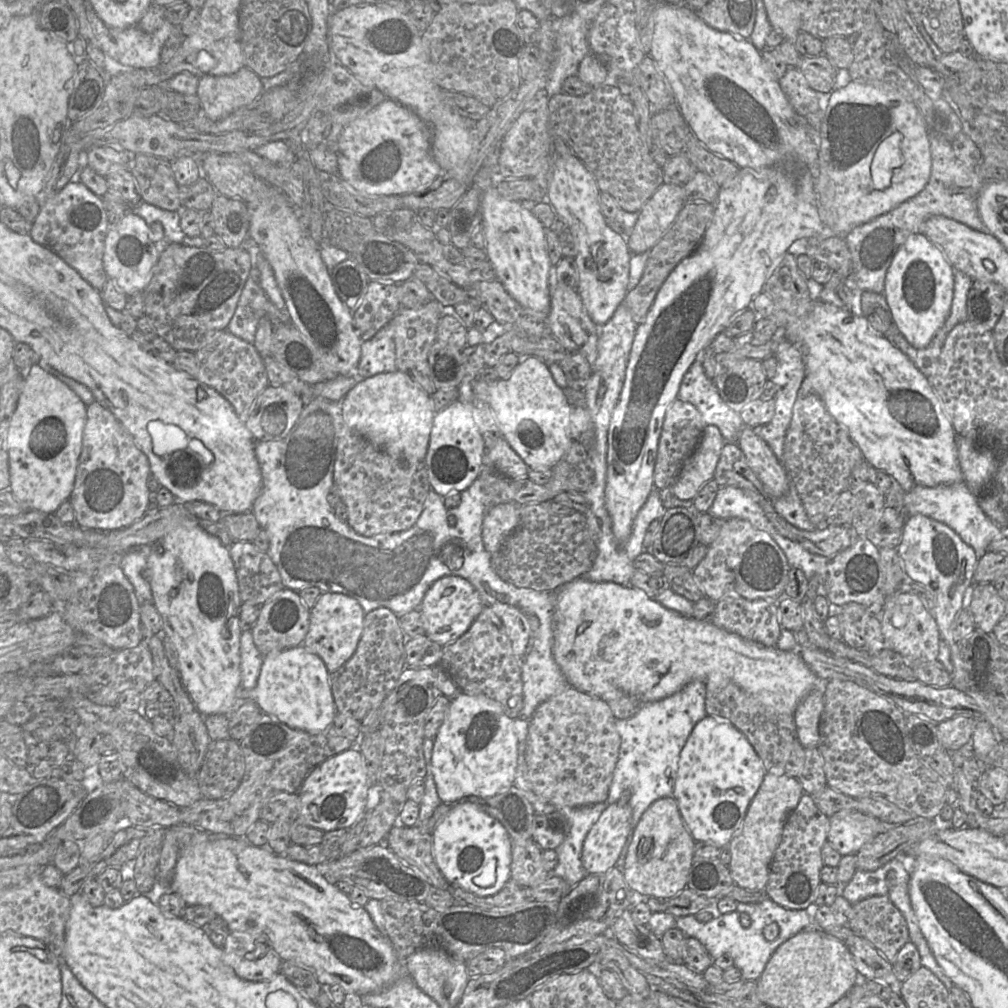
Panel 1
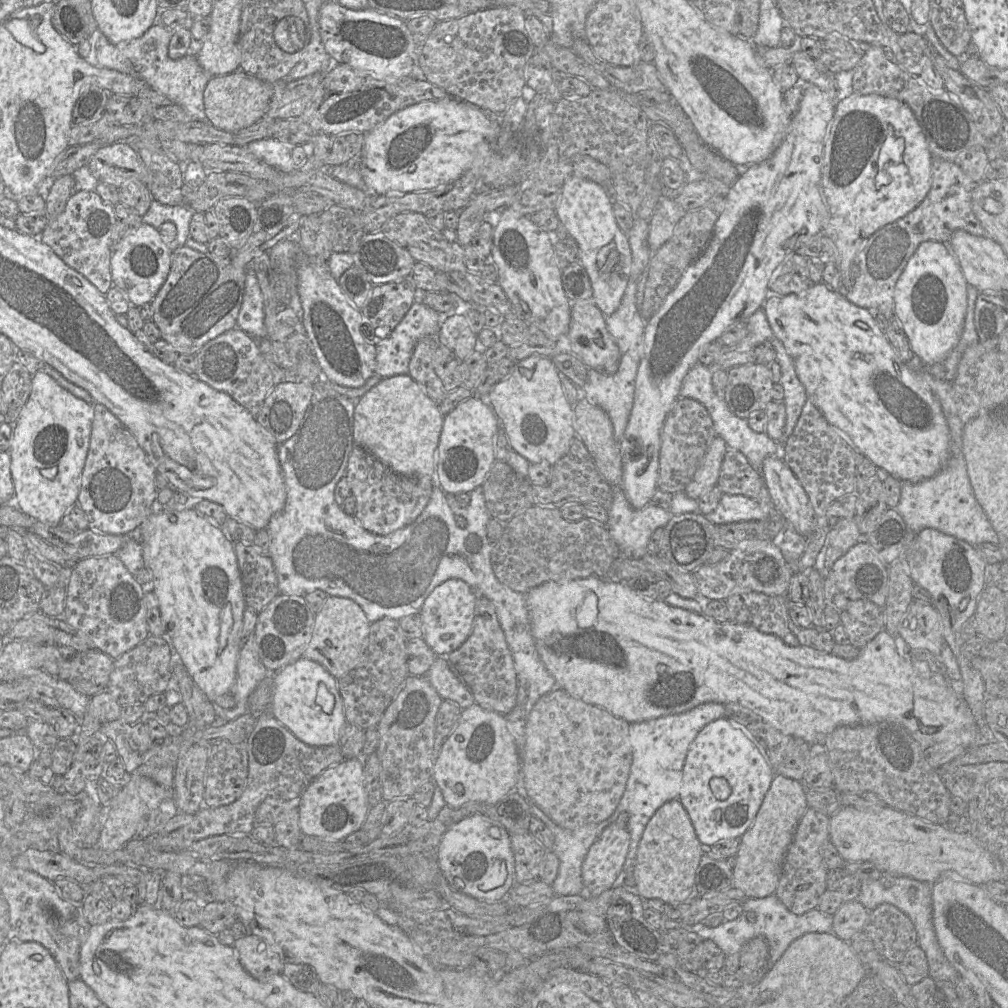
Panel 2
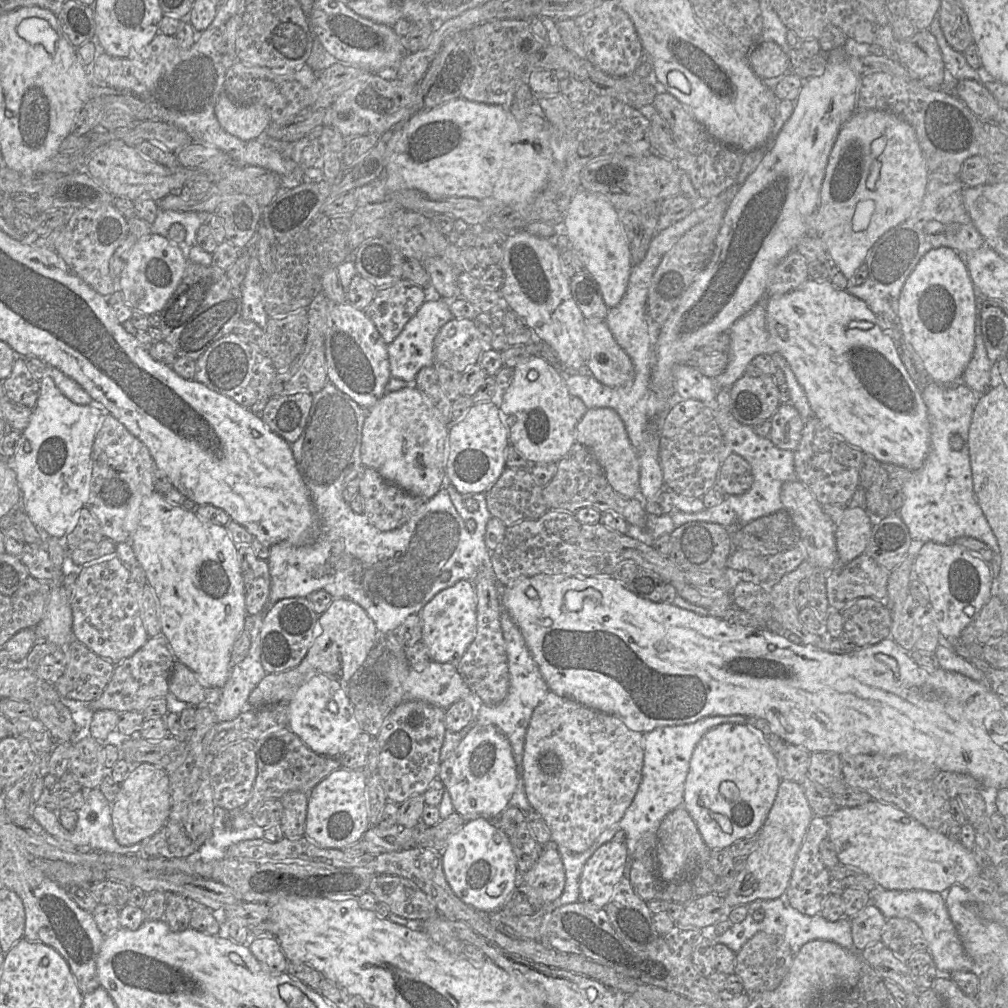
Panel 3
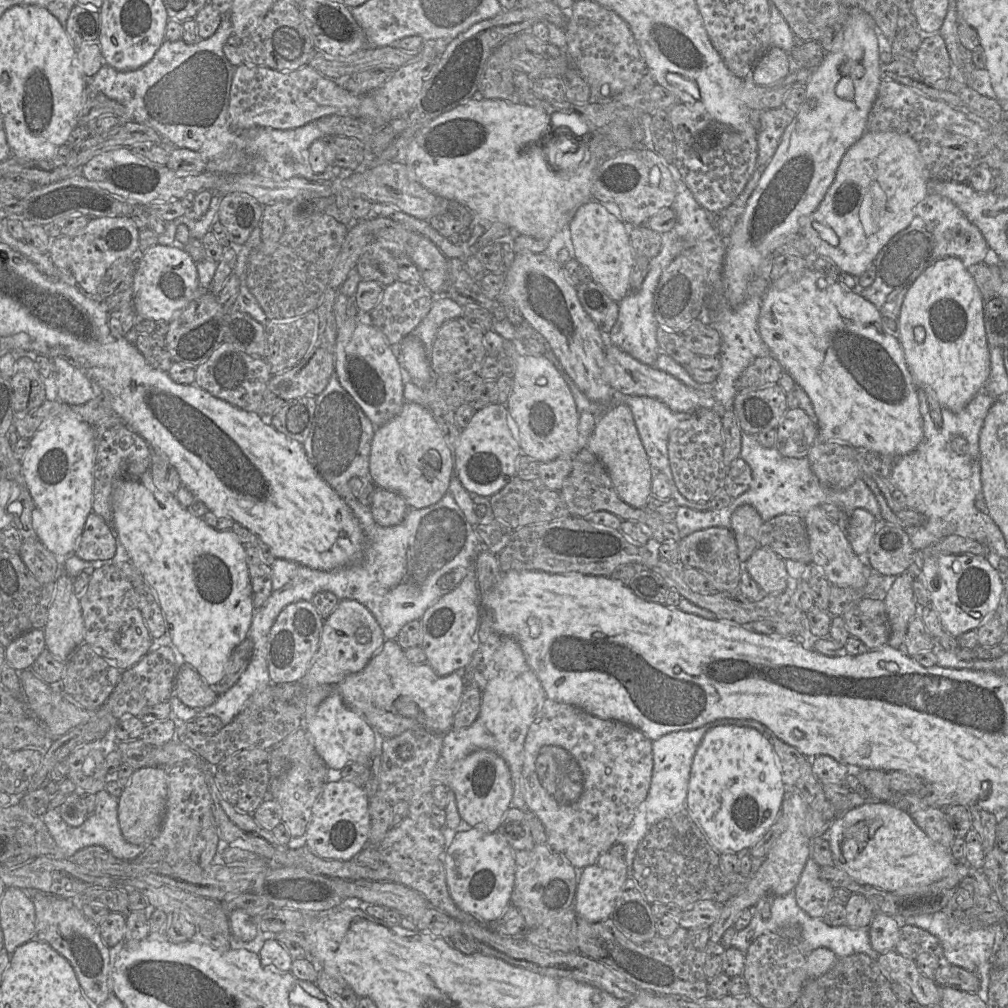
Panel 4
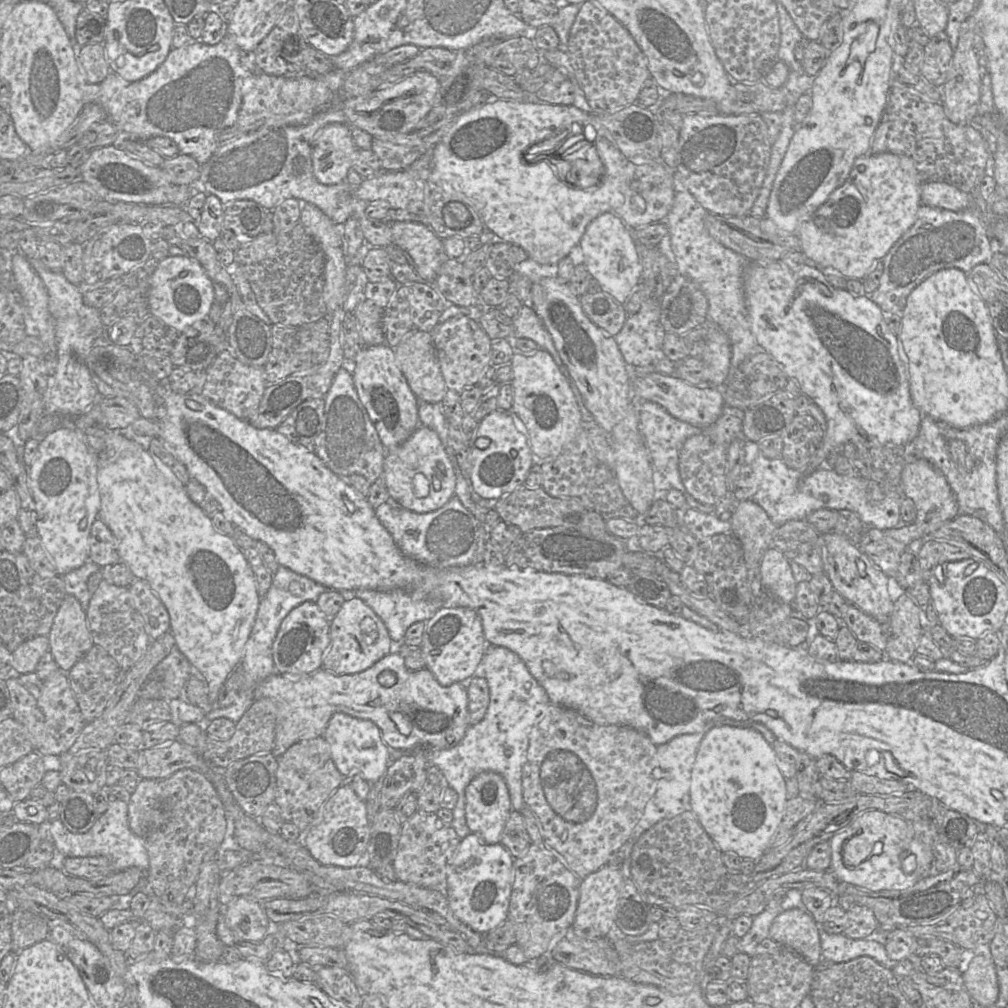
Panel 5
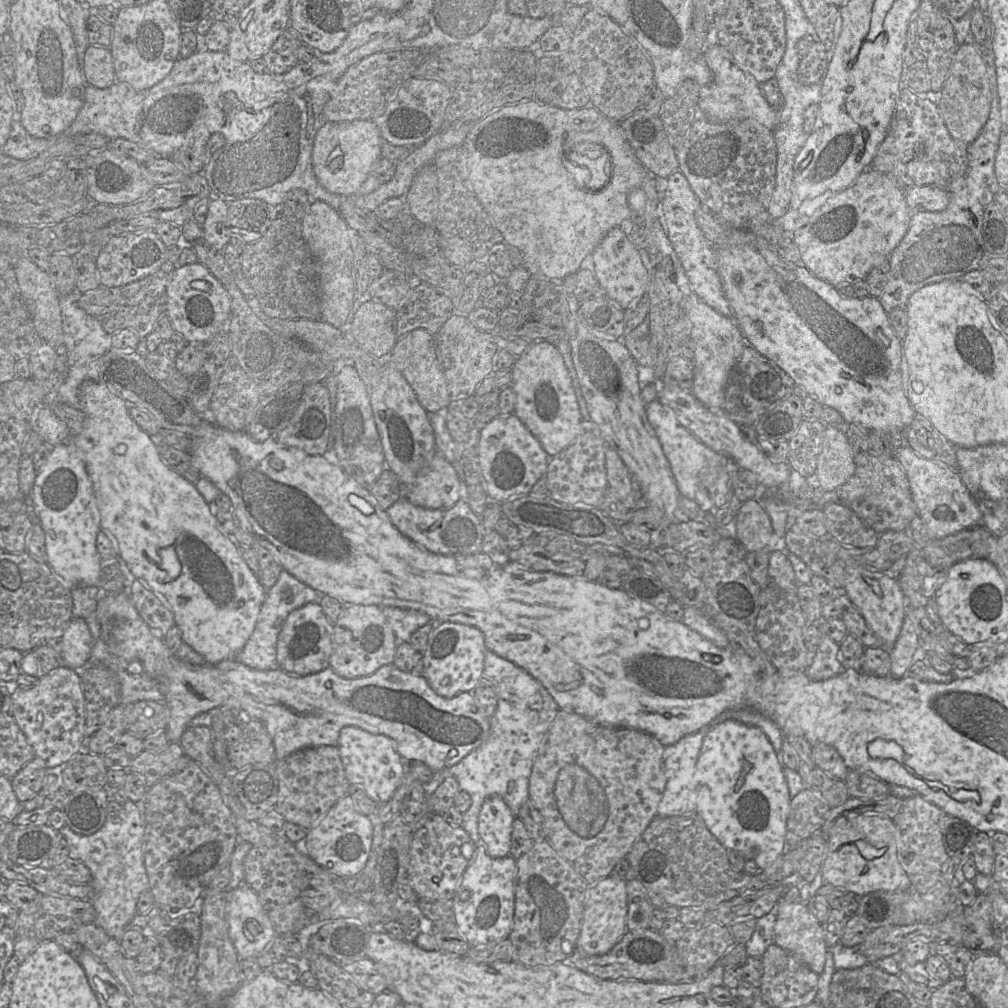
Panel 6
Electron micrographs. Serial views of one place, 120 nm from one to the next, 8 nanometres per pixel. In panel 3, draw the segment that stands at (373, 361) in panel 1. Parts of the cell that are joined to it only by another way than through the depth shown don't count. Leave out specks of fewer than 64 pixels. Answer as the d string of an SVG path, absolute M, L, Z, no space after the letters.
M448 300L425 301L416 314L406 323L401 333L387 345L390 373L394 378L414 383L418 371L425 366L434 366L433 345L440 328L454 318Z

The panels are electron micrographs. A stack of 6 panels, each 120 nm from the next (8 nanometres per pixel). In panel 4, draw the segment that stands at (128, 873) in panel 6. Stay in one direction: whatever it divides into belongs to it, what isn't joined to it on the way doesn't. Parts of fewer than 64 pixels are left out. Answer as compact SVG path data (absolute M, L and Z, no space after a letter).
M101 790L96 796L96 807L92 814L79 827L71 827L64 822L59 810L48 809L41 817L47 826L52 838L62 850L66 859L70 859L79 850L89 846L102 846L113 856L125 861L135 860L147 845L135 845L127 842L122 835L118 821L118 798L110 795L106 790Z

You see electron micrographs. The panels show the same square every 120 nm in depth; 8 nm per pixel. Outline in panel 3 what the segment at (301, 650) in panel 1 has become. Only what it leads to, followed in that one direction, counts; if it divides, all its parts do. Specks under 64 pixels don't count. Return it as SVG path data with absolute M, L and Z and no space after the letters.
M324 674L315 675L304 683L288 702L288 707L288 727L317 754L339 758L363 732L346 688Z

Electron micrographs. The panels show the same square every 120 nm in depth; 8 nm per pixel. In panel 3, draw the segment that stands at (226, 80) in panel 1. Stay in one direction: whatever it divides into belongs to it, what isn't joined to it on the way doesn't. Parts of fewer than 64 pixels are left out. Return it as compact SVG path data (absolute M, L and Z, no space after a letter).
M226 93L217 100L215 116L226 132L242 140L264 137L271 122L270 114L263 105L236 104Z

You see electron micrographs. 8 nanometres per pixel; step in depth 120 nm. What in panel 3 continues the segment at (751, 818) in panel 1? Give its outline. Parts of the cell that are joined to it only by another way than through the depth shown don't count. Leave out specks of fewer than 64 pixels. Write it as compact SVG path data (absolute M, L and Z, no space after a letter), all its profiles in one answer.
M781 780L775 801L759 831L756 849L747 856L745 867L738 872L731 889L725 896L722 920L739 905L756 900L777 899L785 893L793 872L797 853L801 847L809 823L814 816L802 786L796 782Z

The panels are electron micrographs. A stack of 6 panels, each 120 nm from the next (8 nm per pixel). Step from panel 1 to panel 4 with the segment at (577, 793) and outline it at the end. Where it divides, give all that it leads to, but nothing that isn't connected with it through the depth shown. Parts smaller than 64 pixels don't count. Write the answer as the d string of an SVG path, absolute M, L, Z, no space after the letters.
M547 698L532 722L525 738L523 748L523 797L527 809L531 810L542 822L546 832L546 844L560 854L577 870L594 864L600 855L617 843L619 836L631 825L640 804L646 798L653 771L652 741L632 727L615 721L604 721L570 704Z

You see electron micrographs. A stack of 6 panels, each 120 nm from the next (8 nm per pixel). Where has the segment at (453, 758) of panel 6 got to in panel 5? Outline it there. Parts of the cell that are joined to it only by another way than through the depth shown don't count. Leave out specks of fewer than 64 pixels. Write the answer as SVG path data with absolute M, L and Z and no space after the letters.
M397 647L359 673L339 675L320 668L308 674L275 673L261 682L256 689L256 698L270 698L276 708L276 734L271 752L278 758L294 743L322 736L329 719L336 712L372 721L380 729L382 741L391 750L415 751L422 747L446 749L458 744L470 726L467 681L443 686L426 667L410 670L396 651Z

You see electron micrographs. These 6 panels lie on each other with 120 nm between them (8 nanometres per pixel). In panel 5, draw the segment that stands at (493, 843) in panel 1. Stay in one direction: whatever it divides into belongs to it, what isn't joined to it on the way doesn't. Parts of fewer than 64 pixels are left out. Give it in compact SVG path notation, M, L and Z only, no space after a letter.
M471 832L461 839L446 878L448 904L461 922L476 932L487 934L508 917L514 882L514 858L500 842L487 844Z

